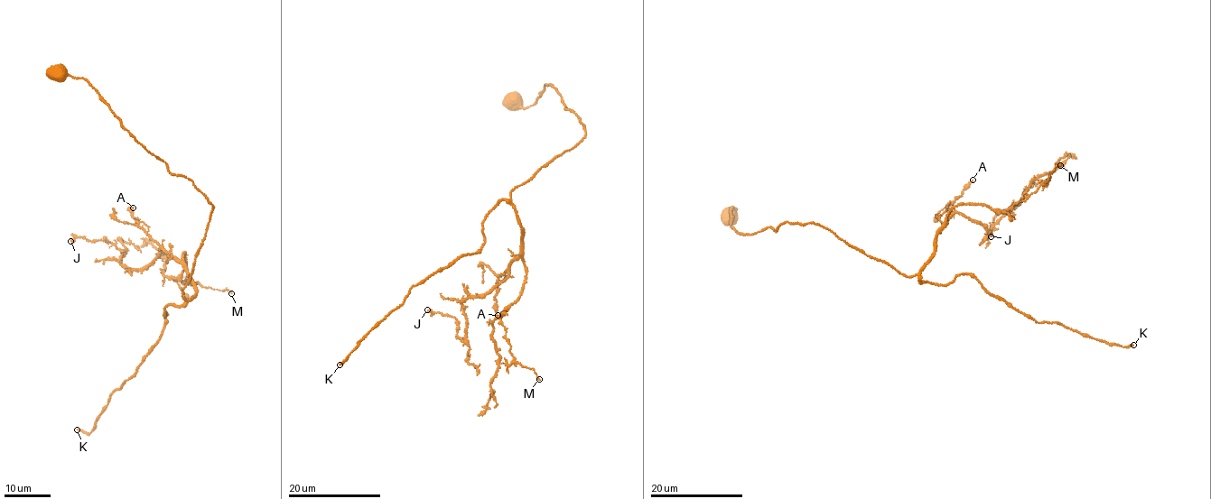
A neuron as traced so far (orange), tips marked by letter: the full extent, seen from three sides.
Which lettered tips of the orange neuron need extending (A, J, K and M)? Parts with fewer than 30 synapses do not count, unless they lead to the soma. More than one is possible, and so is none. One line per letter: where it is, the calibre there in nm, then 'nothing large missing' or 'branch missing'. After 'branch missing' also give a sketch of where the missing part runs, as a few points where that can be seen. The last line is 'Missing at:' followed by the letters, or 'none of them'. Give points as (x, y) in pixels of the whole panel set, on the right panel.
A: place (973, 180); calibre 130 nm; nothing large missing
J: place (991, 236); calibre 460 nm; nothing large missing
K: place (1133, 345); calibre 240 nm; branch missing; course (1133, 345), (1126, 406), (1097, 450), (1094, 465), (1107, 457), (1110, 429), (1142, 418), (1142, 427)
M: place (1060, 165); calibre 110 nm; nothing large missing
Missing at: K

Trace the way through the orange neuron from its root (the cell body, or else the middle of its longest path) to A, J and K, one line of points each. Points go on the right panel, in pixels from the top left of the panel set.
A: (729, 218), (733, 207), (731, 226), (749, 234), (813, 221), (907, 276), (932, 255), (948, 205), (973, 180)
J: (729, 218), (749, 234), (813, 221), (907, 276), (951, 215), (990, 234), (1017, 205), (991, 236)
K: (729, 218), (733, 207), (731, 226), (749, 234), (813, 221), (922, 283), (968, 273), (1035, 321), (1133, 345)

